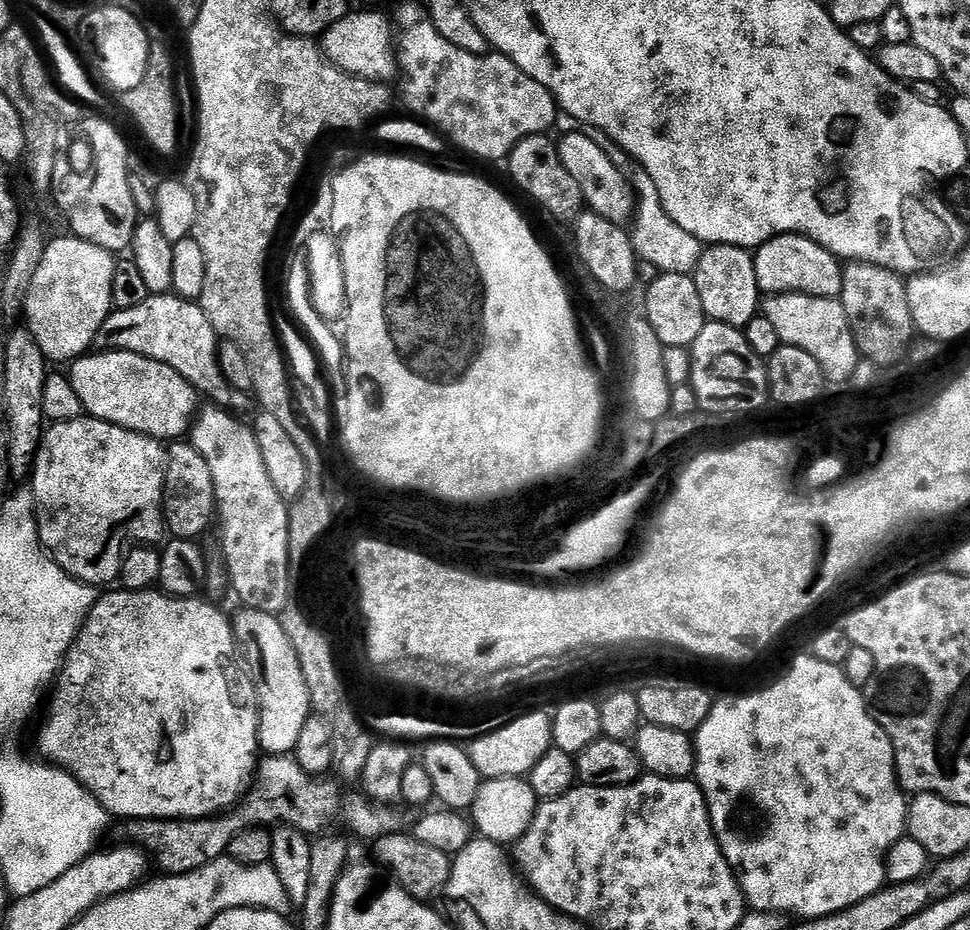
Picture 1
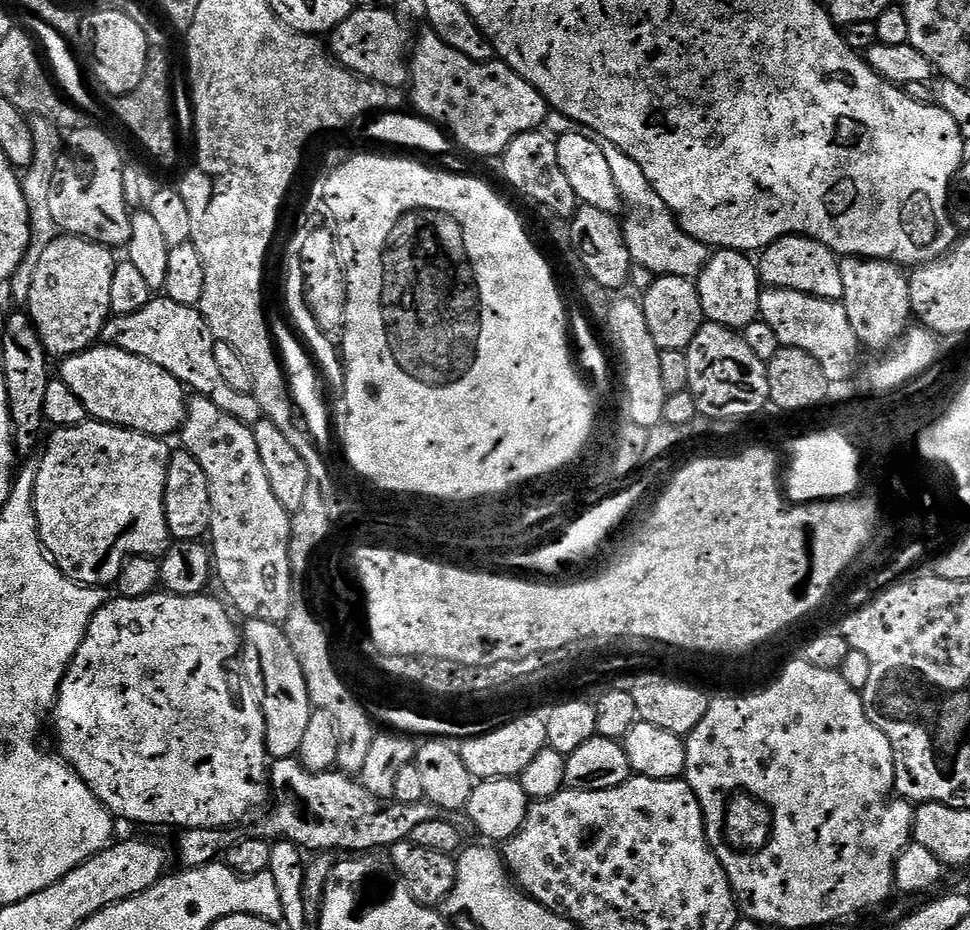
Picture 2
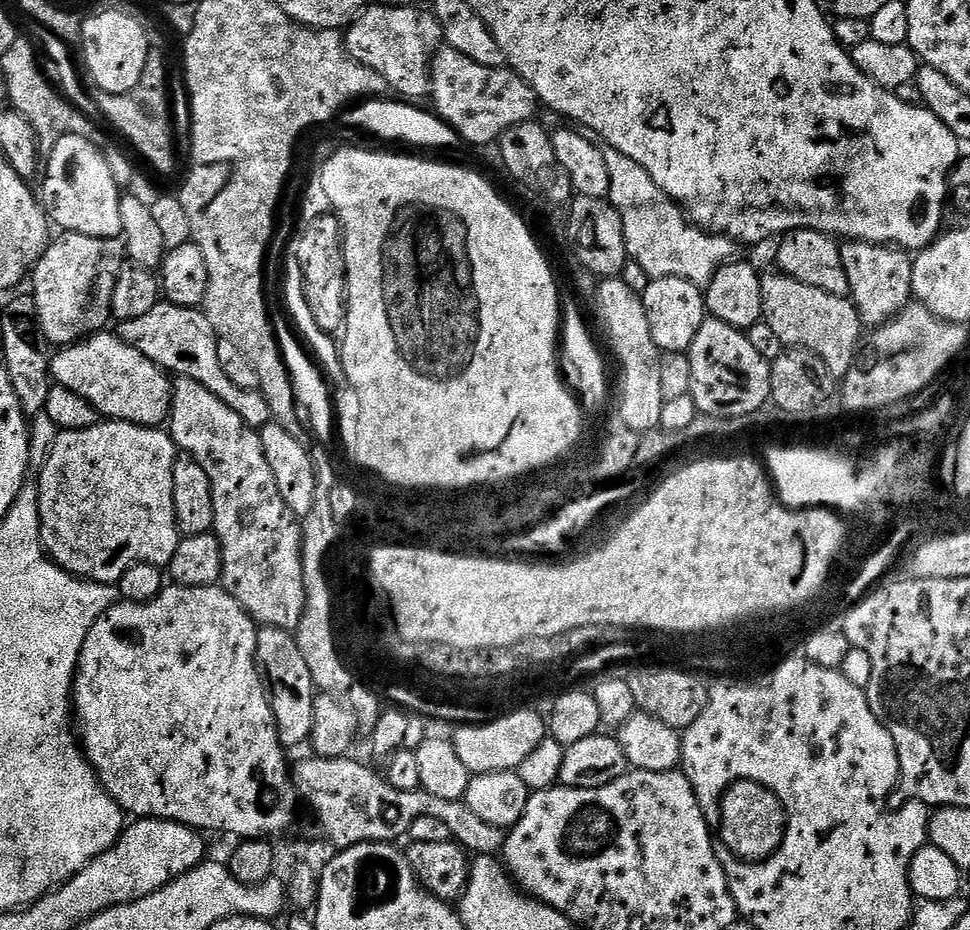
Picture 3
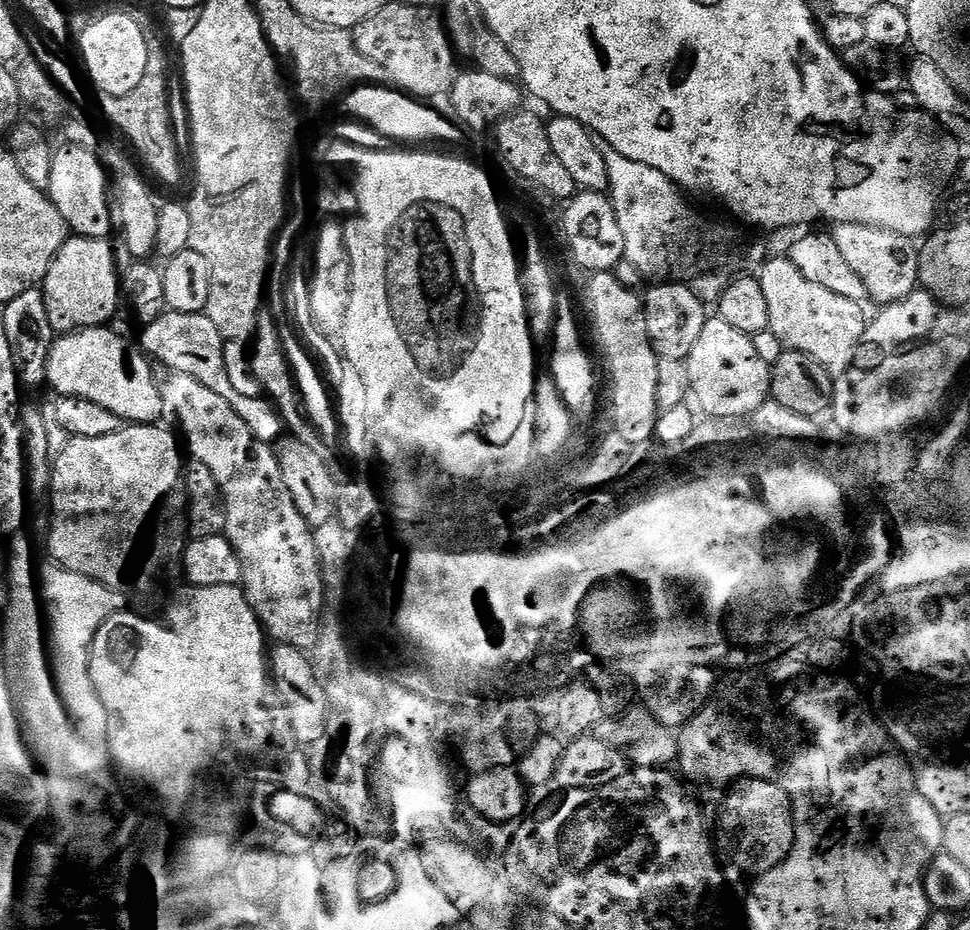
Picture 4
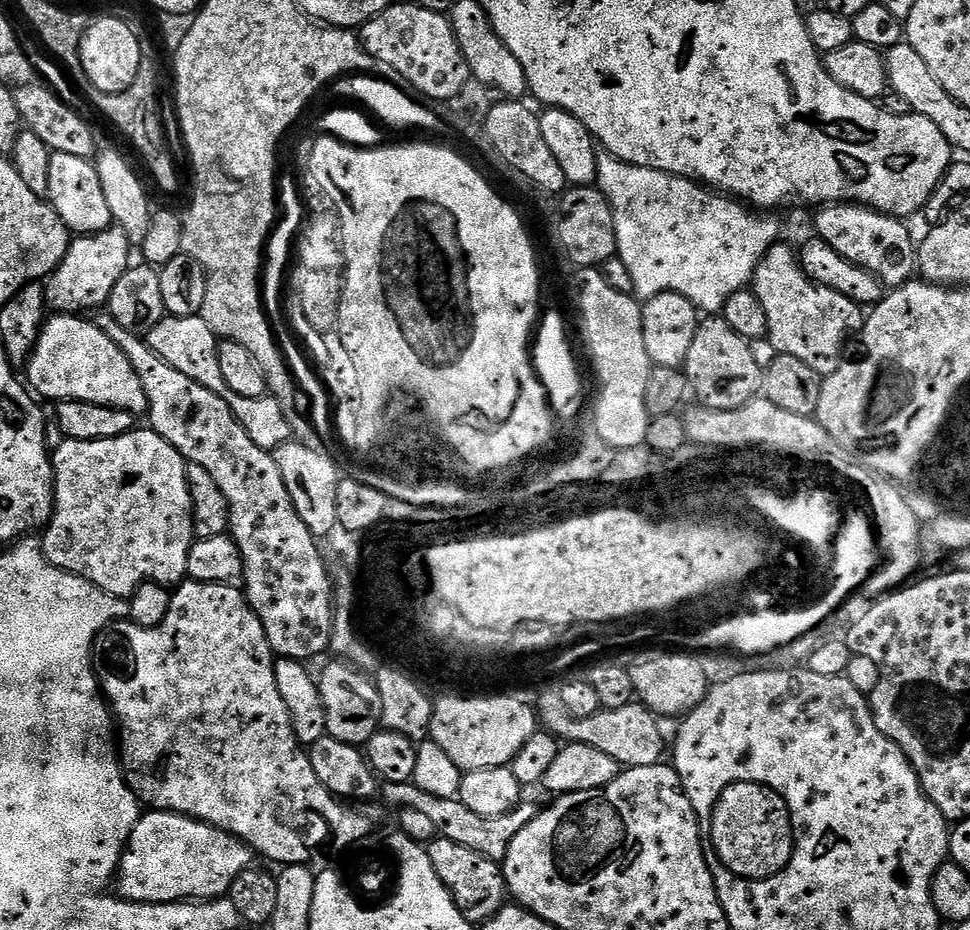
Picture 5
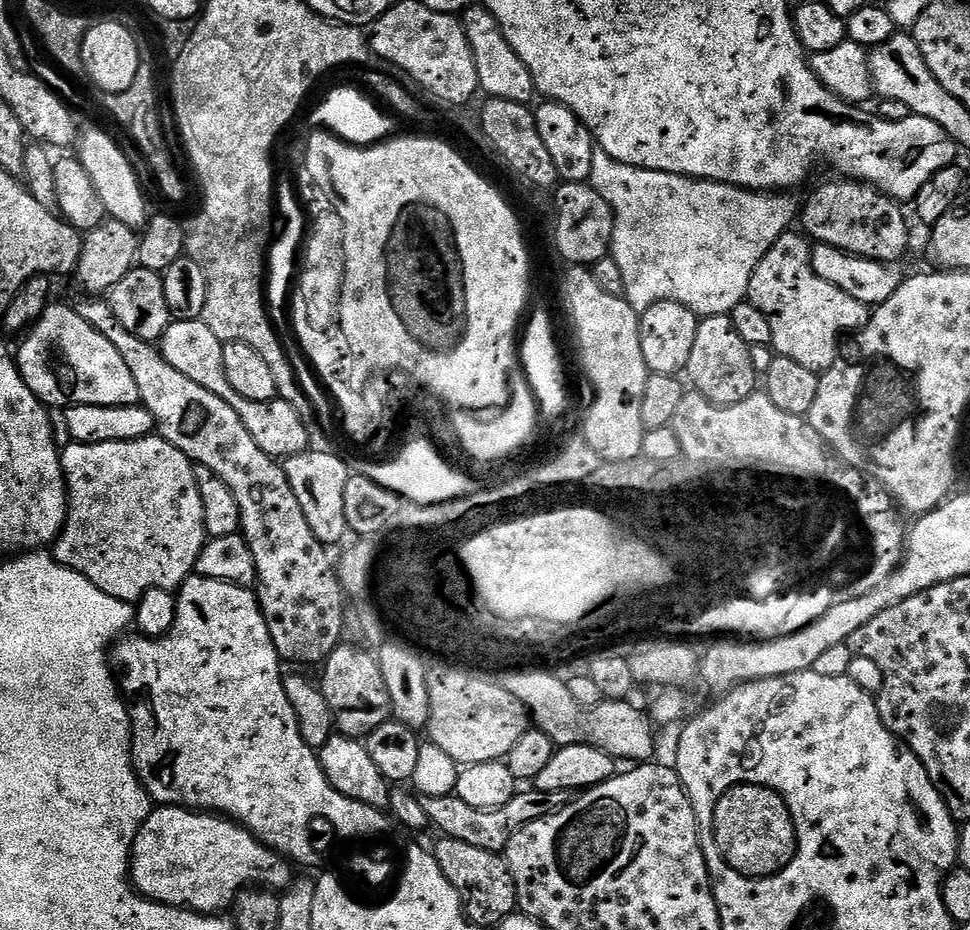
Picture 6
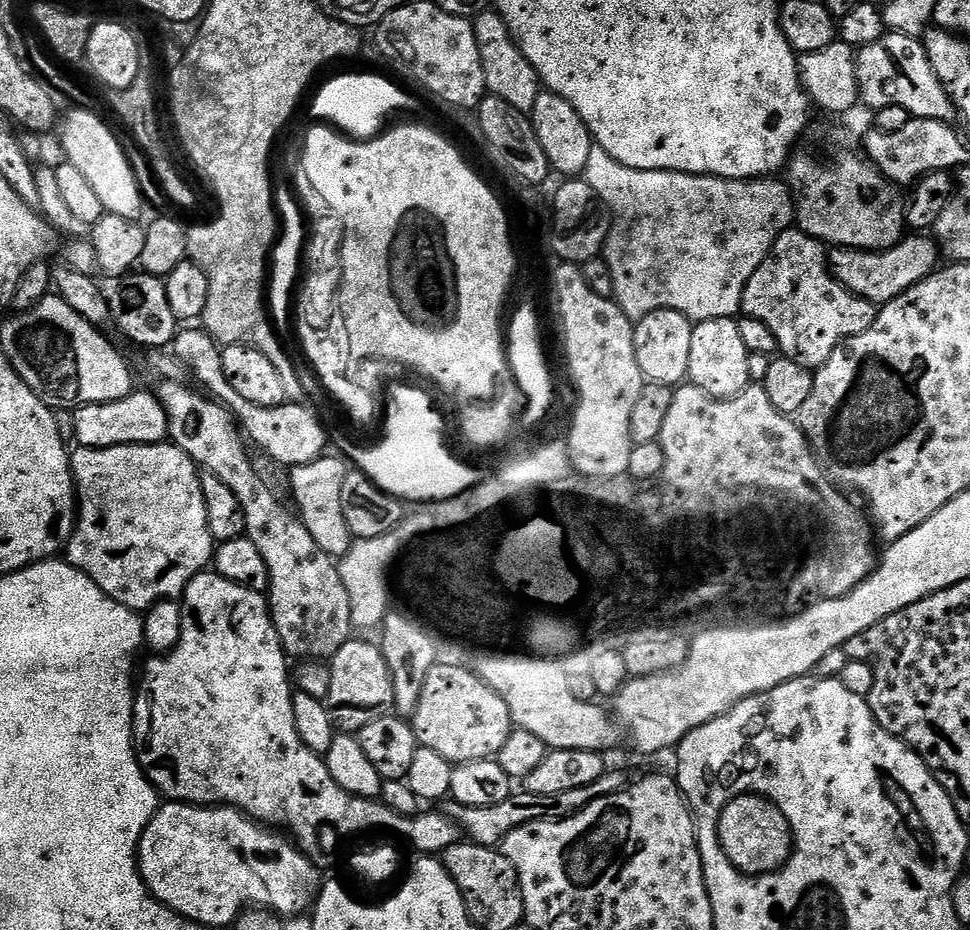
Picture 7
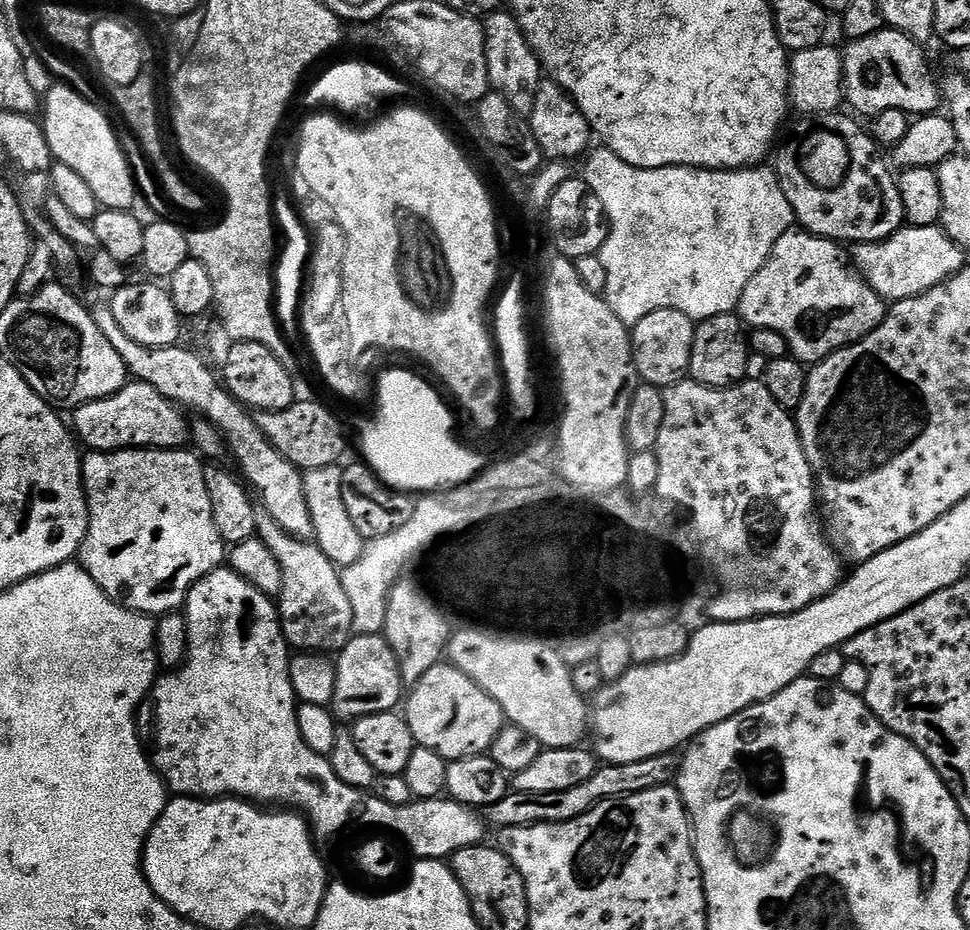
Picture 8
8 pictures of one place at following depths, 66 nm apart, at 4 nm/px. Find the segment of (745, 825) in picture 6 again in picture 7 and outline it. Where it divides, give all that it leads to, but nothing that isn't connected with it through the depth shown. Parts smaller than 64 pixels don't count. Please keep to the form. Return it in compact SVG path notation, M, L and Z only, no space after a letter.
M735 796L721 810L716 829L721 850L745 876L769 876L771 872L779 872L792 857L794 845L790 822L786 822L786 814L778 810L776 803L765 796Z

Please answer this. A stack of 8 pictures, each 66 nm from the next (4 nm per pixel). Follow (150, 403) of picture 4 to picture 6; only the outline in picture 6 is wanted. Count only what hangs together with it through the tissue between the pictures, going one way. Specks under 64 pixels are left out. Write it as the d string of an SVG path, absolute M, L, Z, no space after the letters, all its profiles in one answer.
M49 303L48 309L31 325L24 338L20 353L17 351L14 356L16 367L28 389L40 399L41 404L53 409L56 407L57 410L63 410L69 404L140 404L134 374L130 366L122 362L122 354L114 350L114 342L102 338L102 334L98 334L90 322L78 318L75 307Z

